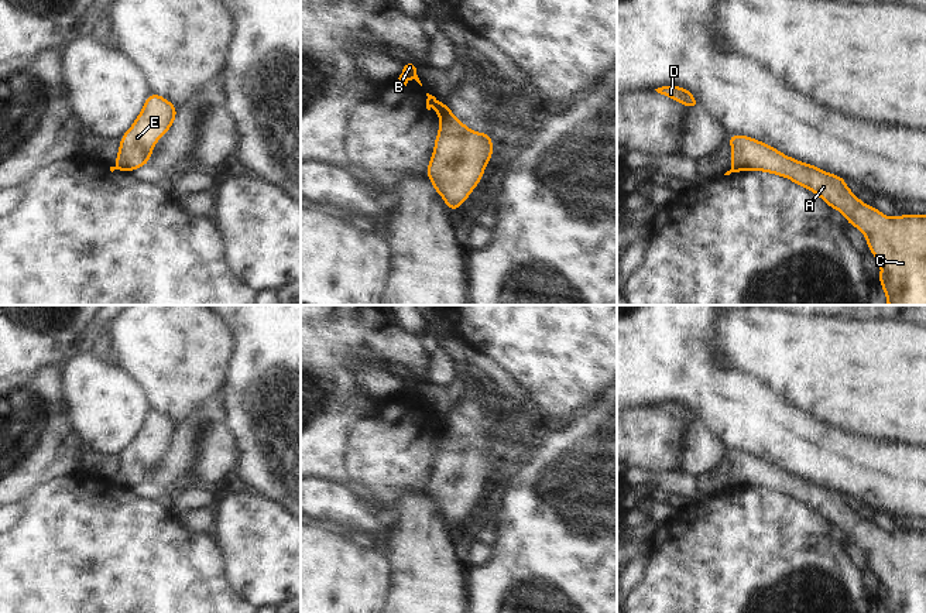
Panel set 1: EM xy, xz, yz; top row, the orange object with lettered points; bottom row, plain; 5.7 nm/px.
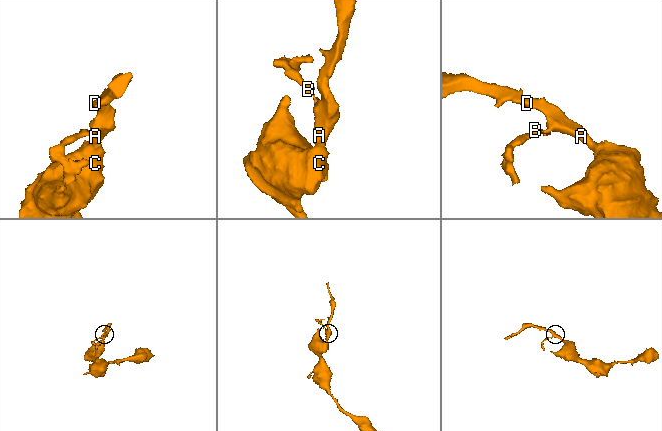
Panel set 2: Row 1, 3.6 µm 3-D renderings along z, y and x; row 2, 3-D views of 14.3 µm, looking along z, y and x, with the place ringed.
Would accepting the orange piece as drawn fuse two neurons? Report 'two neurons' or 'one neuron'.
two neurons

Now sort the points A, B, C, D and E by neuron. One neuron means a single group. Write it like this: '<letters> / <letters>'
A C D E / B

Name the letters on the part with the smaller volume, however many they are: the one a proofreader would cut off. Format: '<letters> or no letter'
B

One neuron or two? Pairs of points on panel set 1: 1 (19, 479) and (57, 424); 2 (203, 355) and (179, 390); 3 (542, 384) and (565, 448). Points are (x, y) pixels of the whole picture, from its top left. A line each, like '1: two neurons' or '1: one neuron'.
1: one neuron
2: one neuron
3: two neurons

